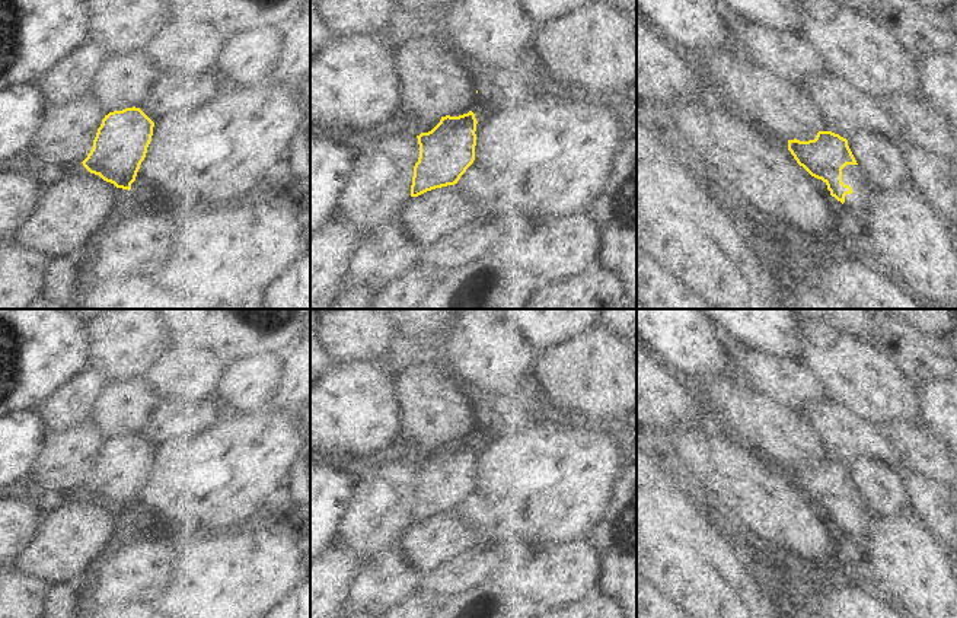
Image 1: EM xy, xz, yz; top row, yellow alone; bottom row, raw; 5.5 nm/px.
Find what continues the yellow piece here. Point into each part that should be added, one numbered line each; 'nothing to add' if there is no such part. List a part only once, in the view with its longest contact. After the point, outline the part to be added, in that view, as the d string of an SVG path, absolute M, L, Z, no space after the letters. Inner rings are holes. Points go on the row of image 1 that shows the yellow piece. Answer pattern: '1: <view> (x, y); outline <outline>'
1: yz (854, 175); outline M846 165L842 169L842 182L849 185L854 194L871 194L874 188L861 165Z

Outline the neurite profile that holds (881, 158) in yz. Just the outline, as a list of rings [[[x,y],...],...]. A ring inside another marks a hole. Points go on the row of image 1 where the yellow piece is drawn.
[[[859,130],[846,140],[856,163],[867,172],[874,187],[922,198],[926,179],[916,178],[897,140],[877,130]]]

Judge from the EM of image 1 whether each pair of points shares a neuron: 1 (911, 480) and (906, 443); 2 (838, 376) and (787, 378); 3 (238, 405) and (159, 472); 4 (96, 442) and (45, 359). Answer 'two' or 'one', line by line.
1: two
2: two
3: two
4: two

